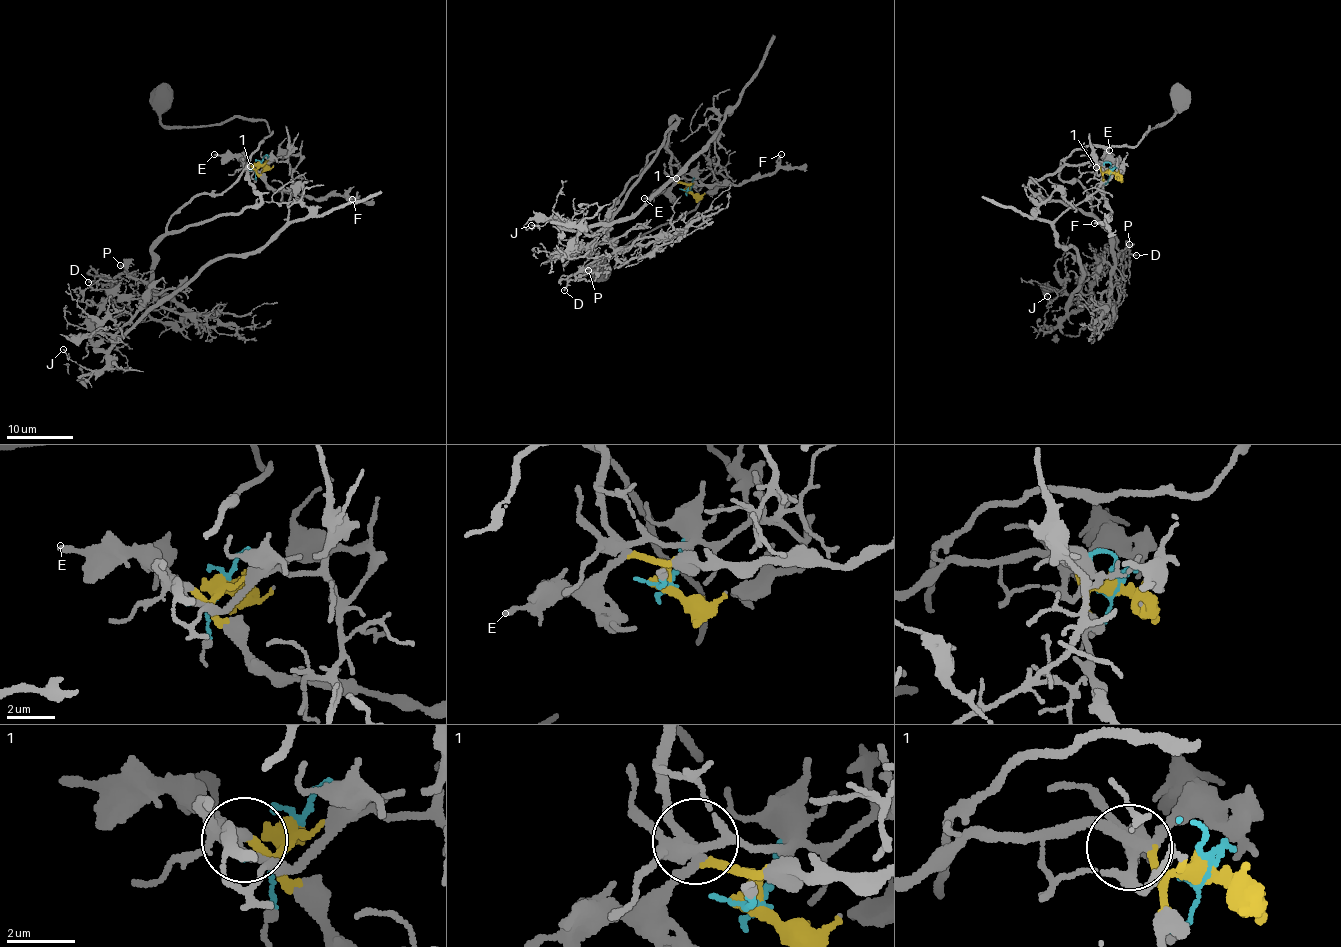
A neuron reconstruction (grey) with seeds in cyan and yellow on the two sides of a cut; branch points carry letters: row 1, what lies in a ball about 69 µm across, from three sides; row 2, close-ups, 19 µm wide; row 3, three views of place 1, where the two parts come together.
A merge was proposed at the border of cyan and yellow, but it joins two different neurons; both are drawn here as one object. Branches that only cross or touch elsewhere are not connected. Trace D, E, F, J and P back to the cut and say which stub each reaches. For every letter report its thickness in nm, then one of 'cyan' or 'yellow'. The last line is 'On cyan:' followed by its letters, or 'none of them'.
D: calibre 90 nm; yellow
E: calibre 180 nm; yellow
F: calibre 160 nm; yellow
J: calibre 110 nm; cyan
P: calibre 180 nm; yellow
On cyan: J

